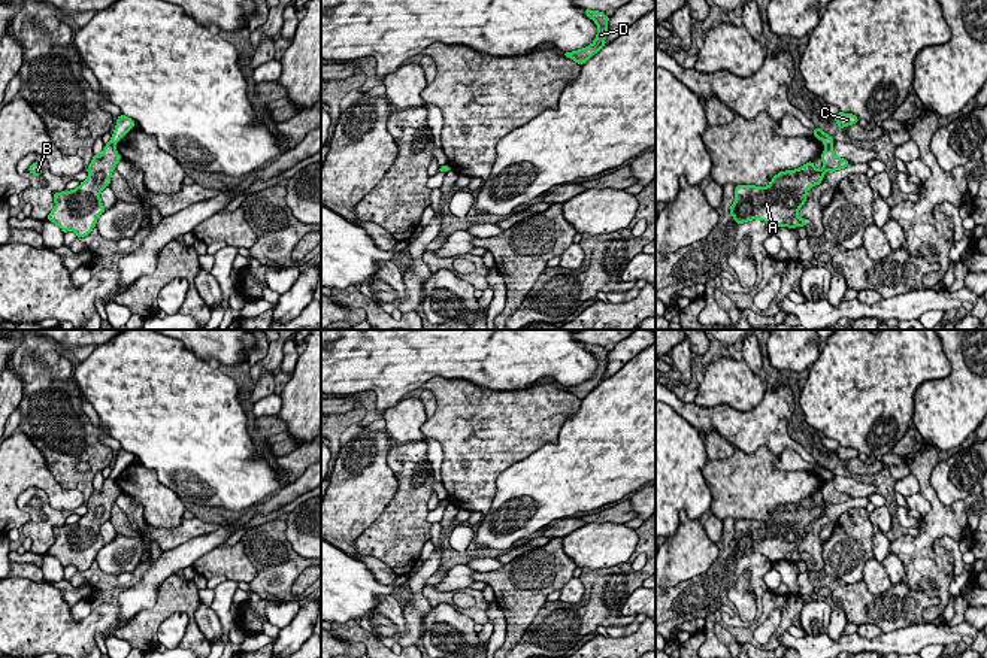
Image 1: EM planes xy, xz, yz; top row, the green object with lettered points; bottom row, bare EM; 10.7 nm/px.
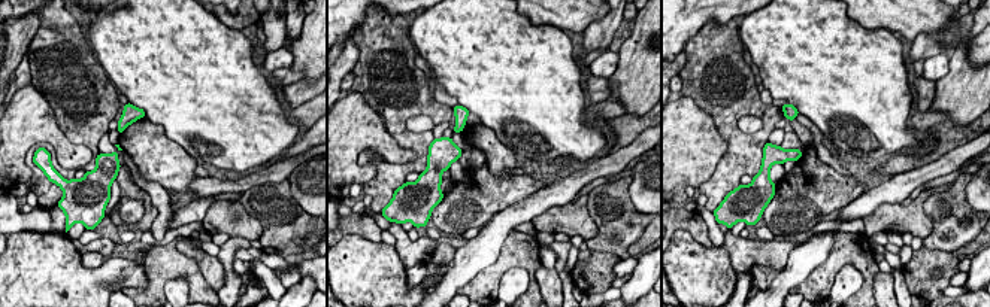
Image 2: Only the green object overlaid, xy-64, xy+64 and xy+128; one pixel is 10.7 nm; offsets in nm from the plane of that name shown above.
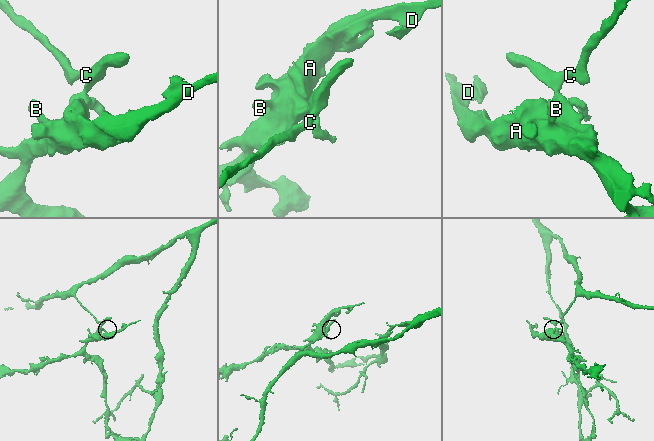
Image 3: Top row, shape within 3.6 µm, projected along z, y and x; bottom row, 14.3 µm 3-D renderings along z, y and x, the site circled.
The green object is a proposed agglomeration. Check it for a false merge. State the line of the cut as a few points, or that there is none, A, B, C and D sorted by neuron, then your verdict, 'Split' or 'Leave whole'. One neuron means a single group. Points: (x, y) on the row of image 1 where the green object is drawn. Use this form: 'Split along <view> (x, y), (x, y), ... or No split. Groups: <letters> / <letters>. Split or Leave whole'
Split along xy (108, 143), (114, 146). Groups: A B D / C. Split

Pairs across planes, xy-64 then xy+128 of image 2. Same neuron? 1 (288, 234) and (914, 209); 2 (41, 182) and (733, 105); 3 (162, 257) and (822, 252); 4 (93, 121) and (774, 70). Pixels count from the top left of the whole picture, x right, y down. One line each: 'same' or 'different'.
1: different
2: same
3: different
4: different

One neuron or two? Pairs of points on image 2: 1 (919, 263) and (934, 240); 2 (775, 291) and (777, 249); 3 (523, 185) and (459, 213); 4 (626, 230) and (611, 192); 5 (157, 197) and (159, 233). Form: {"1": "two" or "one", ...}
{"1": "two", "2": "two", "3": "one", "4": "one", "5": "one"}

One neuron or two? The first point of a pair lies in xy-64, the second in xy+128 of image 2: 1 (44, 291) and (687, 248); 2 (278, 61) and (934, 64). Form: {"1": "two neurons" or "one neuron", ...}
{"1": "one neuron", "2": "one neuron"}

